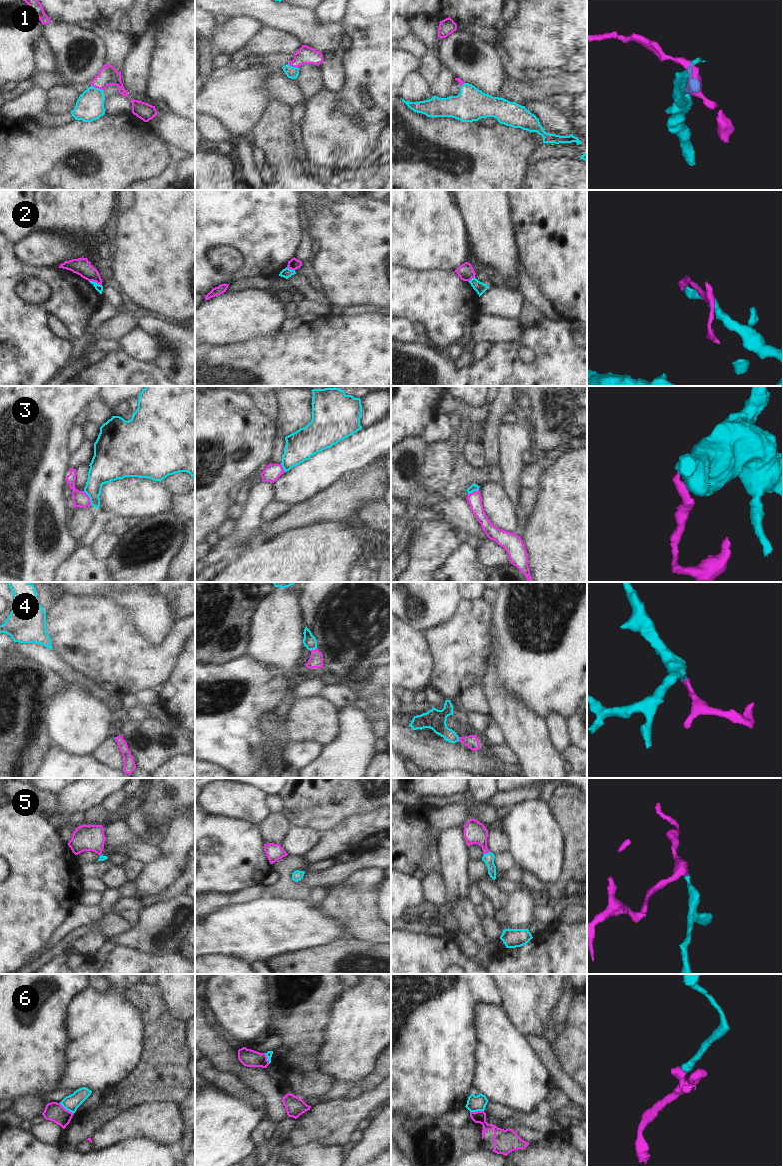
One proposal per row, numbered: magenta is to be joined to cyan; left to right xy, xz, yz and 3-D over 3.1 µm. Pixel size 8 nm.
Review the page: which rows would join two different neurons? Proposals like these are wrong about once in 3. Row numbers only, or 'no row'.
2, 3, 6

